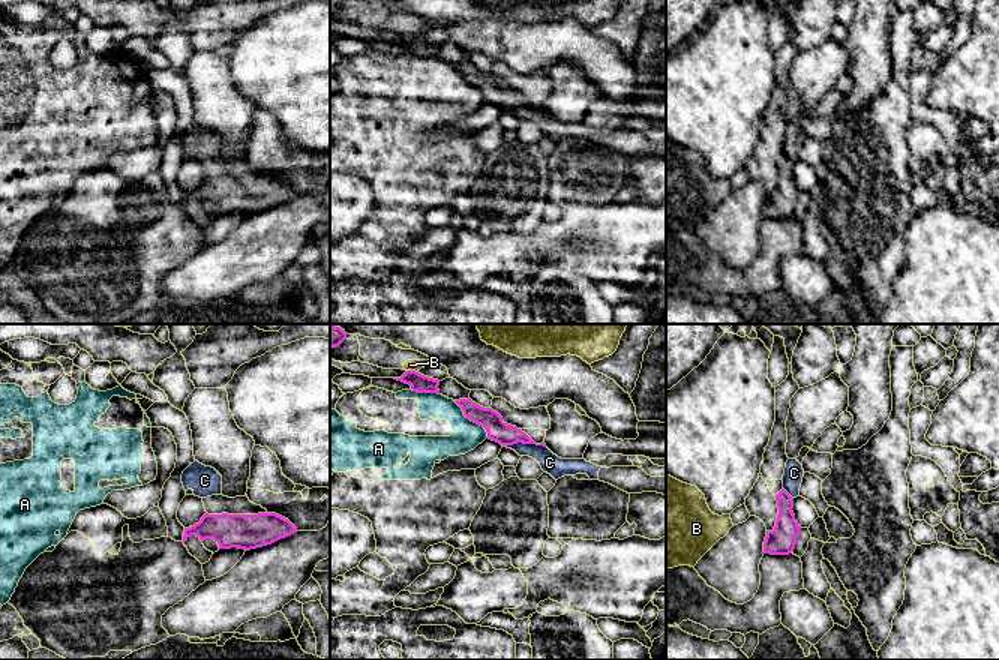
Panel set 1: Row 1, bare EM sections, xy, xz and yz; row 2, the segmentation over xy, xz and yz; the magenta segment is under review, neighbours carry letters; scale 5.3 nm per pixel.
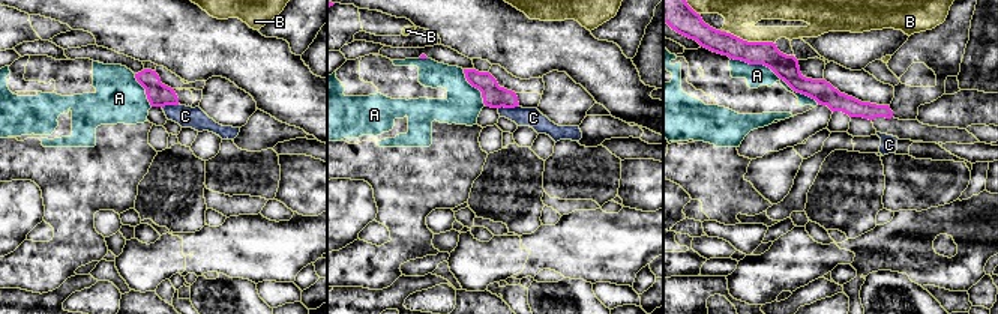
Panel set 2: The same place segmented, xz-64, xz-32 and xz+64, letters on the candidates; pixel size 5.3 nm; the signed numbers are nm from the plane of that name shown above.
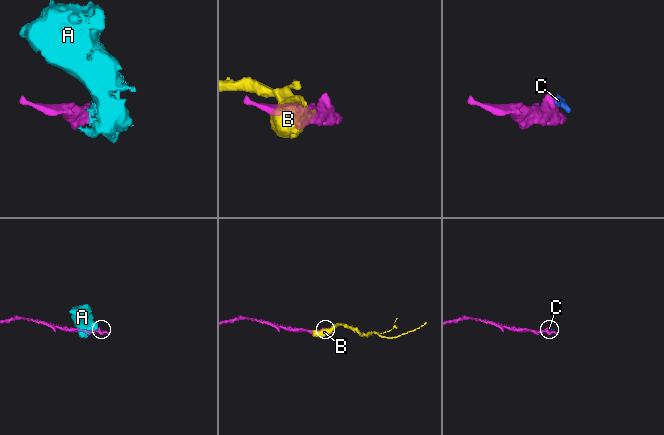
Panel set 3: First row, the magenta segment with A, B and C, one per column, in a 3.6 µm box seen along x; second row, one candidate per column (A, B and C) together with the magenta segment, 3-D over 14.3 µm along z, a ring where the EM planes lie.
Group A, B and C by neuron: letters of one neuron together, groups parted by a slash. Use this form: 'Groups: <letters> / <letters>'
Groups: A / B / C

